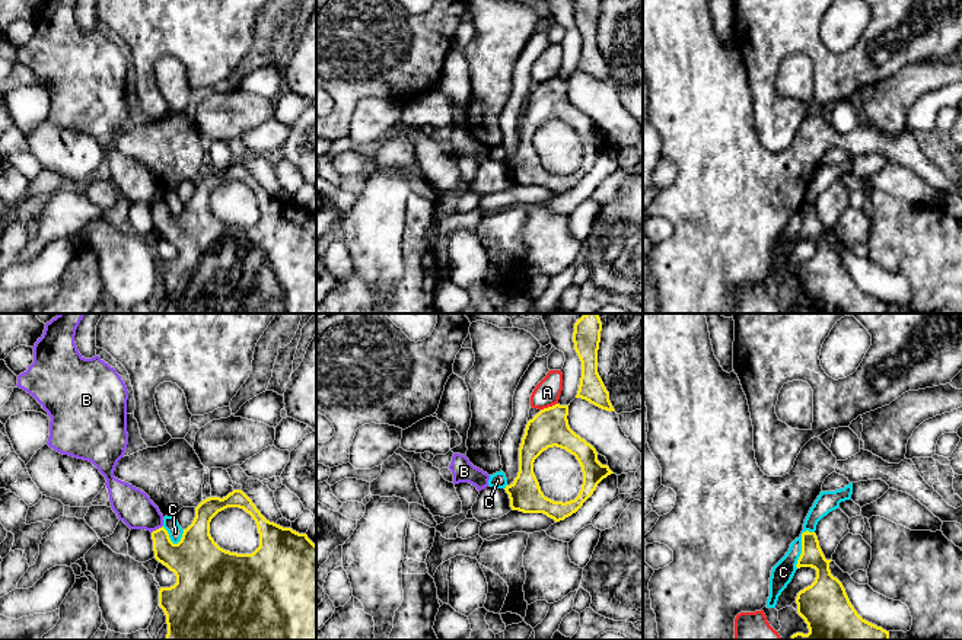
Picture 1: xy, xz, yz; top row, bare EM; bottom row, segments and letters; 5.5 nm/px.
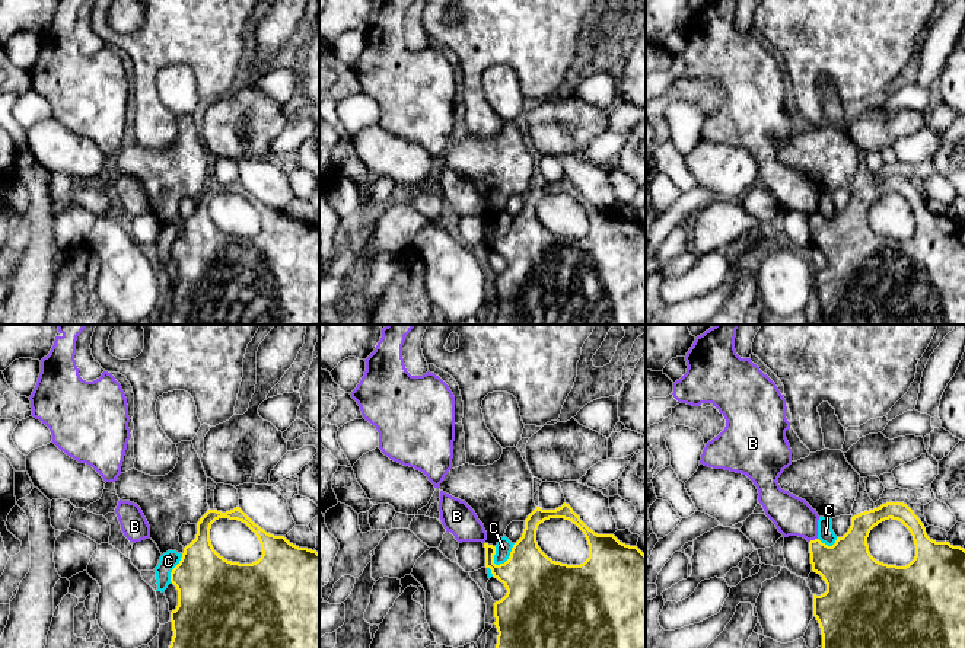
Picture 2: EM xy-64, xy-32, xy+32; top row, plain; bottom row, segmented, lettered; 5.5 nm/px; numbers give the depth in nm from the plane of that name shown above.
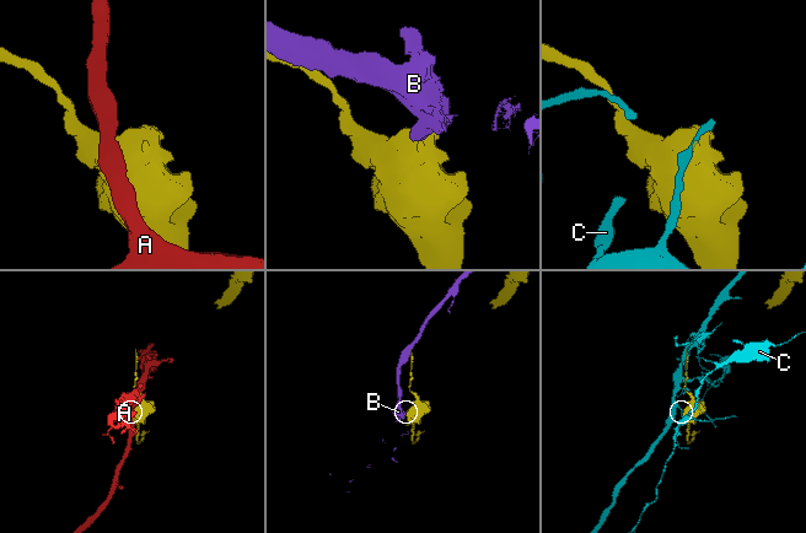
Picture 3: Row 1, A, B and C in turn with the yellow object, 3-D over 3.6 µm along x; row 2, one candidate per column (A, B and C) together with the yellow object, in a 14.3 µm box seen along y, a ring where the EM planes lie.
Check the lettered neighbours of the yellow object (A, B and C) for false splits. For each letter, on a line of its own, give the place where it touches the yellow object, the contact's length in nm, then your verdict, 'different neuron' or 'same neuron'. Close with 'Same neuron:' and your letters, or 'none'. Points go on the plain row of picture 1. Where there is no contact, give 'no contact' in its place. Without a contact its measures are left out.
A: xz (548, 80) | 100 nm | different neuron
B: xy (156, 203) | 80 nm | different neuron
C: yz (802, 219) | 220 nm | different neuron
Same neuron: none

